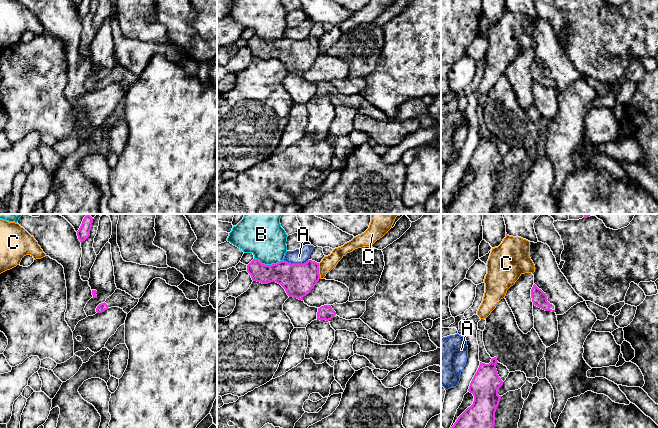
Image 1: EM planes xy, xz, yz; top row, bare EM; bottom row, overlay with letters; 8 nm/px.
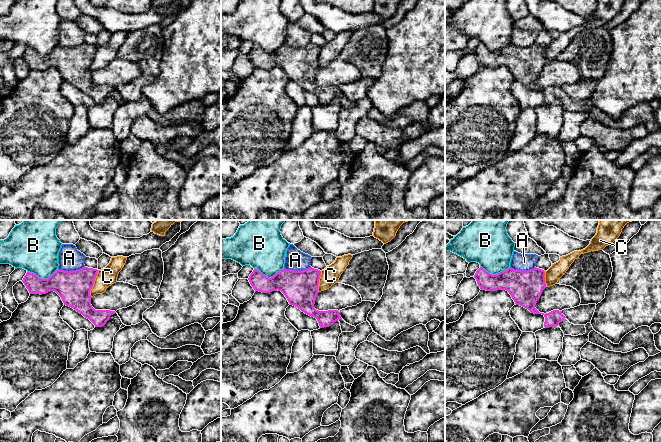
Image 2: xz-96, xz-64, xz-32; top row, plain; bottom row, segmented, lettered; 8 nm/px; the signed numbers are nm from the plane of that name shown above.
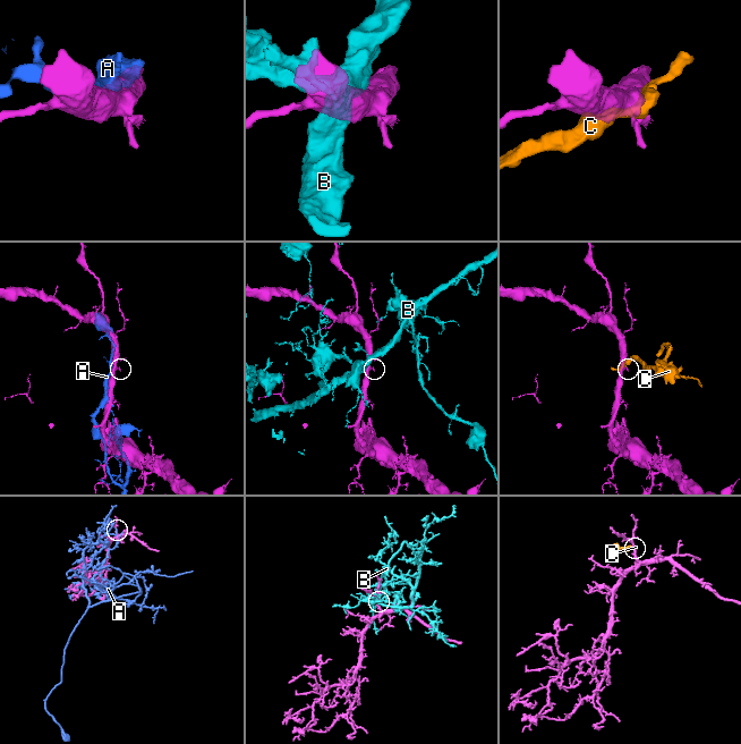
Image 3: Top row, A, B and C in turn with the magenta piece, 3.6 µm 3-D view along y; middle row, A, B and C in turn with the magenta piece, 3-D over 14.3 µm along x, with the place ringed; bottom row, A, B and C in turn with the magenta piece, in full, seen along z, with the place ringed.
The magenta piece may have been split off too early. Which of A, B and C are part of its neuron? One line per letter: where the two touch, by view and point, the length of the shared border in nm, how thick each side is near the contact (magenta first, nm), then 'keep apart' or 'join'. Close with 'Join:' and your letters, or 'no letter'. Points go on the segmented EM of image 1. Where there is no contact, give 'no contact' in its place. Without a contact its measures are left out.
A: xz (295, 264) | 200 nm | 260/130 nm | keep apart
B: xz (268, 265) | 240 nm | 240/320 nm | keep apart
C: xz (318, 271) | 130 nm | 260/120 nm | keep apart
Join: no letter

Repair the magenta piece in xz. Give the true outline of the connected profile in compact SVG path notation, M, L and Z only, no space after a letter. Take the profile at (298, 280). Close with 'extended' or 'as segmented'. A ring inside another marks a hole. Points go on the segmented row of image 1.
M253 259L247 265L247 272L253 281L262 284L276 282L280 284L289 297L303 301L303 297L311 292L320 279L319 263L308 260L304 264L291 264L280 261L265 265Z | as segmented

